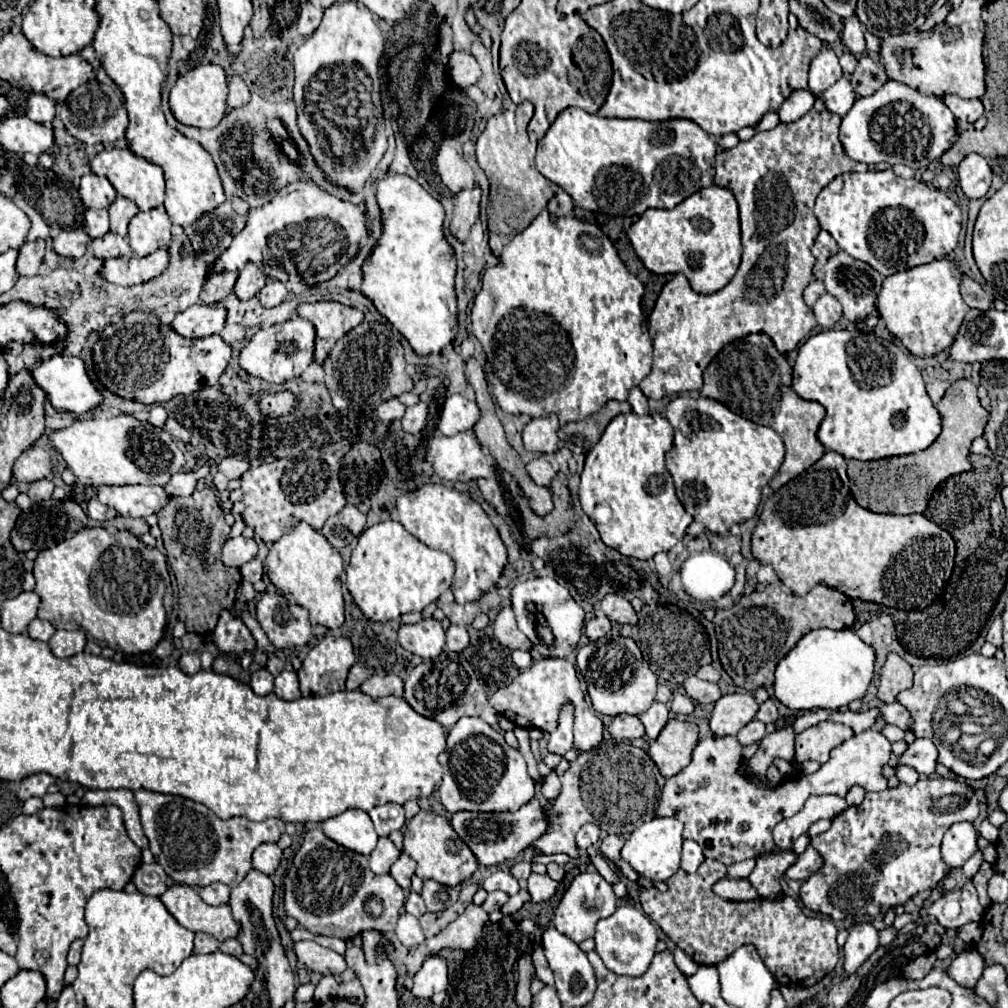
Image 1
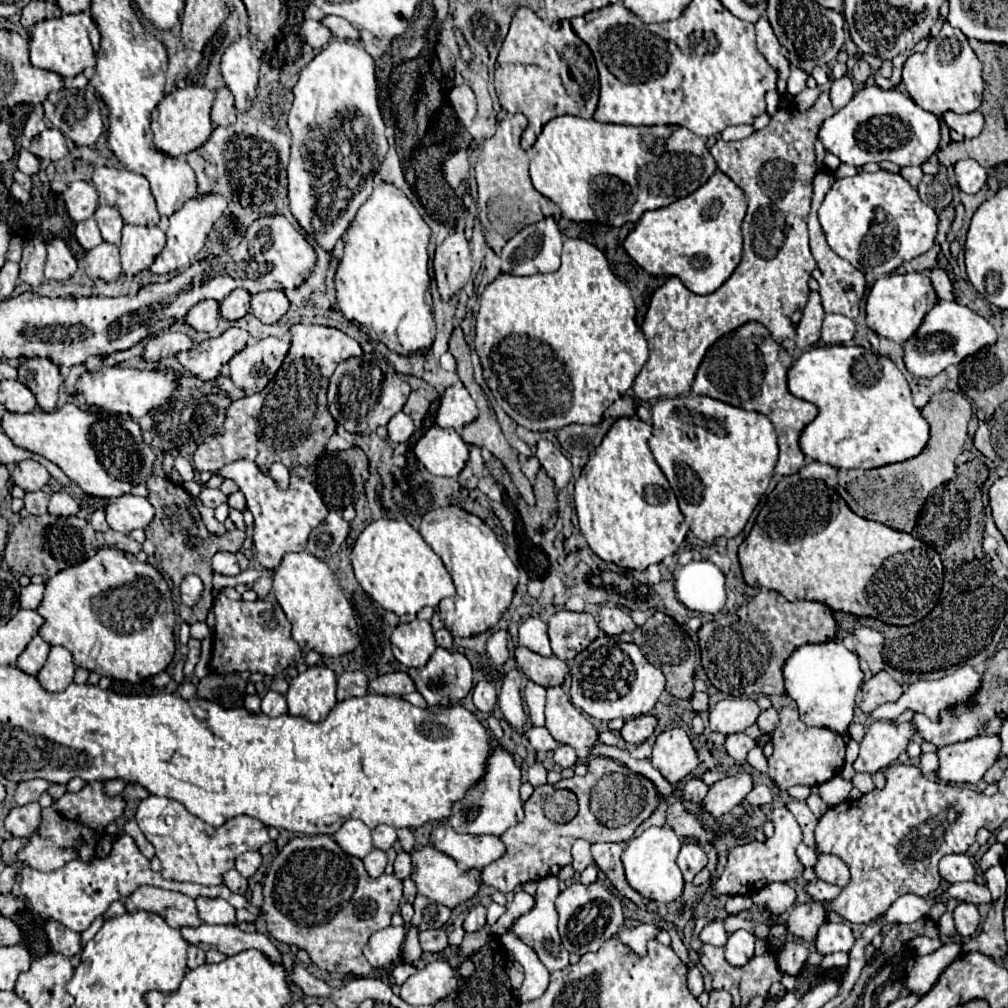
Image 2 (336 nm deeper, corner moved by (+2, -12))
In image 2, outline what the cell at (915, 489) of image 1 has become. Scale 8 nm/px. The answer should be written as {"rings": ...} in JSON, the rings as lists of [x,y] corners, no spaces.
{"rings":[[[942,391],[932,395],[926,407],[922,407],[922,417],[930,423],[930,439],[920,455],[906,459],[902,463],[884,465],[878,469],[840,469],[838,483],[850,493],[861,509],[861,516],[896,531],[910,533],[916,525],[918,513],[932,489],[956,477],[956,457],[962,453],[966,441],[966,427],[972,417],[972,407],[968,399],[954,391]]]}

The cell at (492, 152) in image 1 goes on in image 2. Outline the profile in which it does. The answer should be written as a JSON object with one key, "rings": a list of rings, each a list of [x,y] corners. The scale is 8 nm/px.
{"rings":[[[508,118],[498,123],[496,135],[486,139],[482,145],[480,159],[476,163],[476,181],[478,181],[478,193],[480,193],[480,217],[484,225],[486,243],[494,249],[494,253],[500,253],[500,249],[508,243],[510,237],[514,237],[522,228],[536,223],[544,217],[561,218],[561,211],[544,195],[540,195],[529,175],[529,156],[520,145],[522,123],[516,119]]]}

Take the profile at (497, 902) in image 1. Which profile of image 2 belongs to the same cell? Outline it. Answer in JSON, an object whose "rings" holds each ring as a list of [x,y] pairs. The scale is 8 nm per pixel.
{"rings":[[[478,905],[478,907],[470,909],[470,913],[466,915],[462,927],[464,927],[464,931],[478,931],[484,925],[486,925],[486,907]]]}

